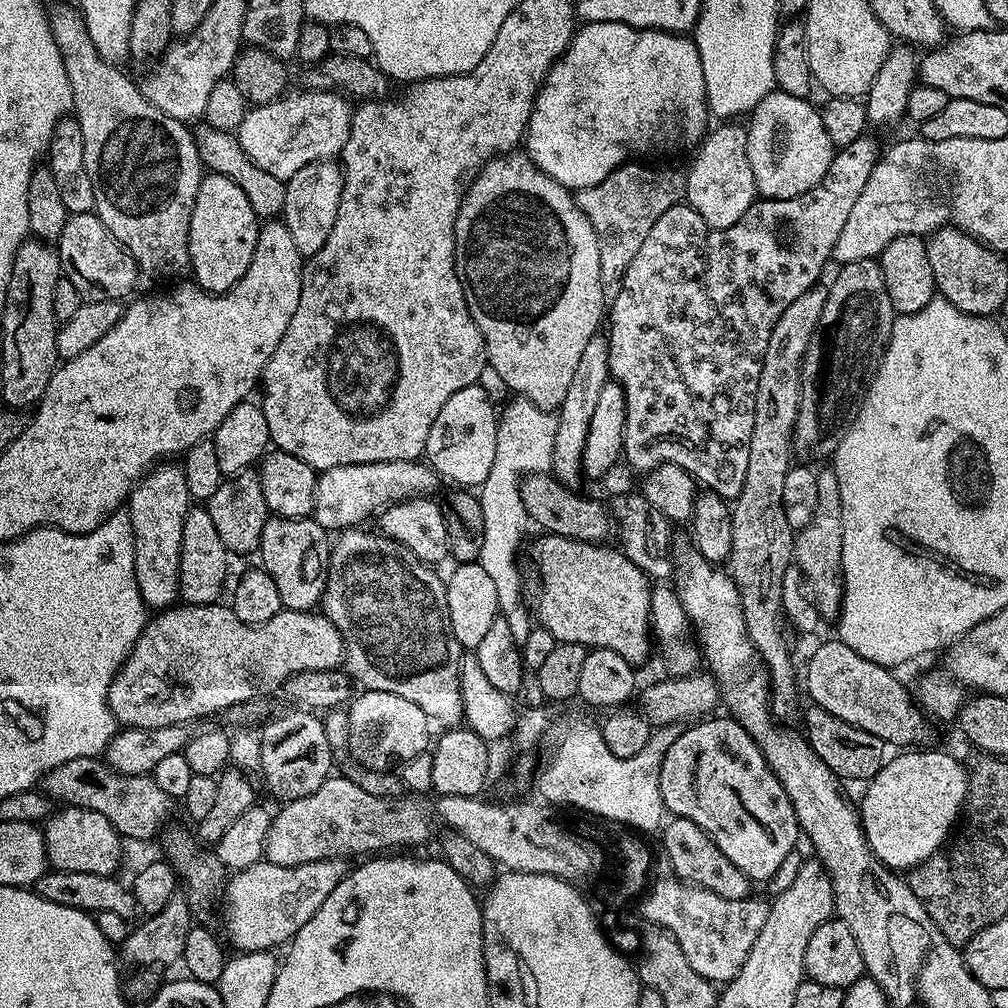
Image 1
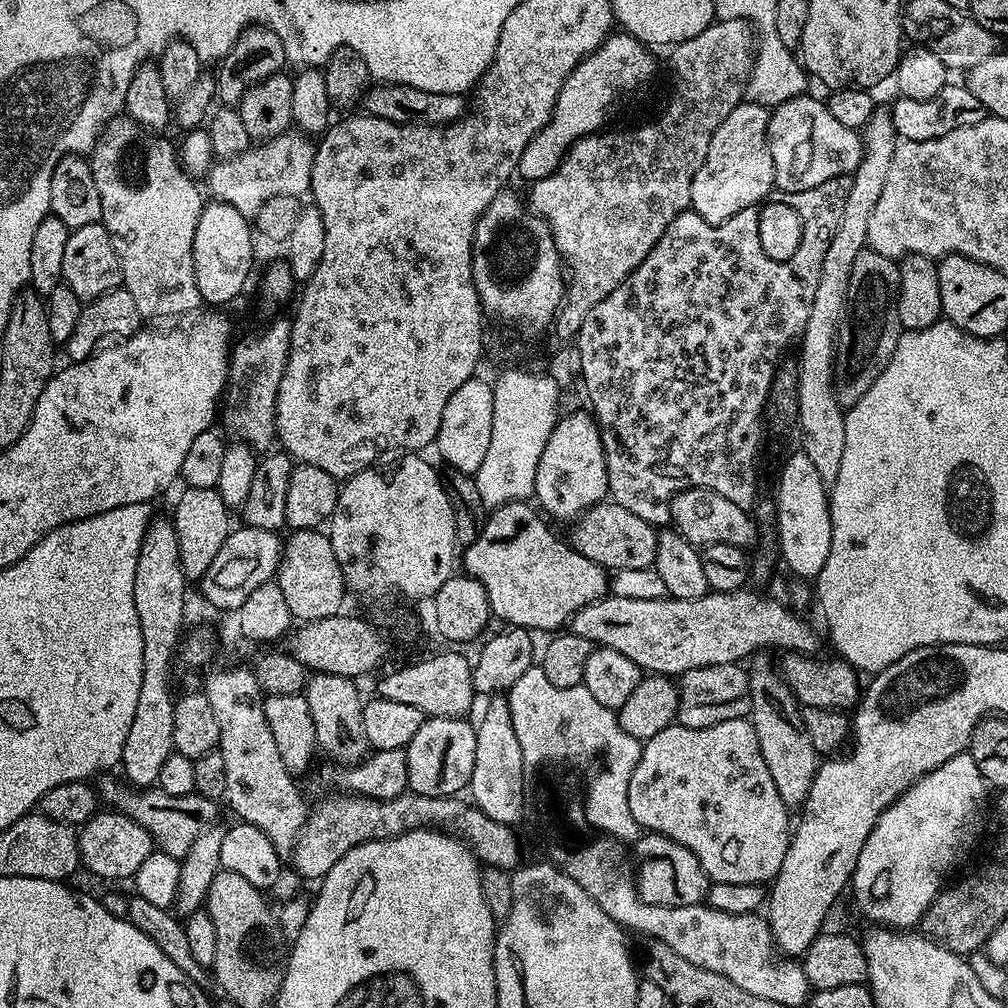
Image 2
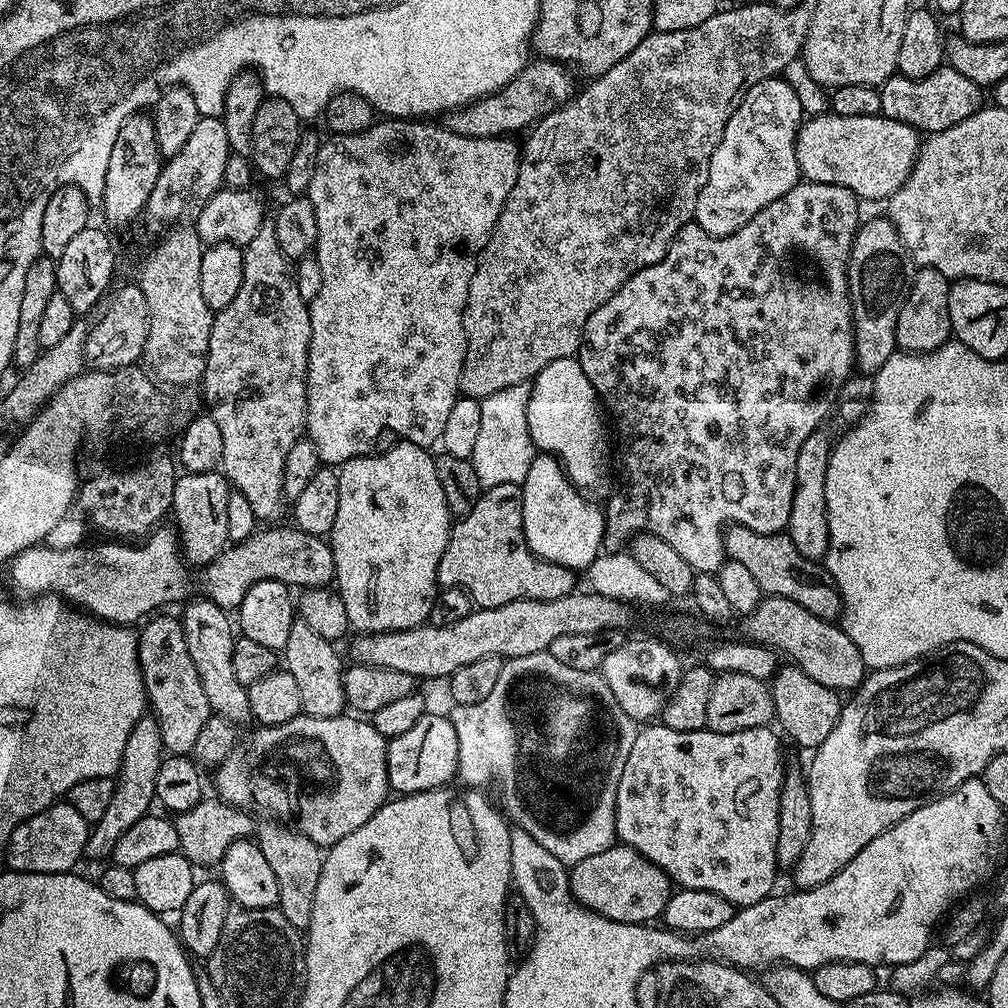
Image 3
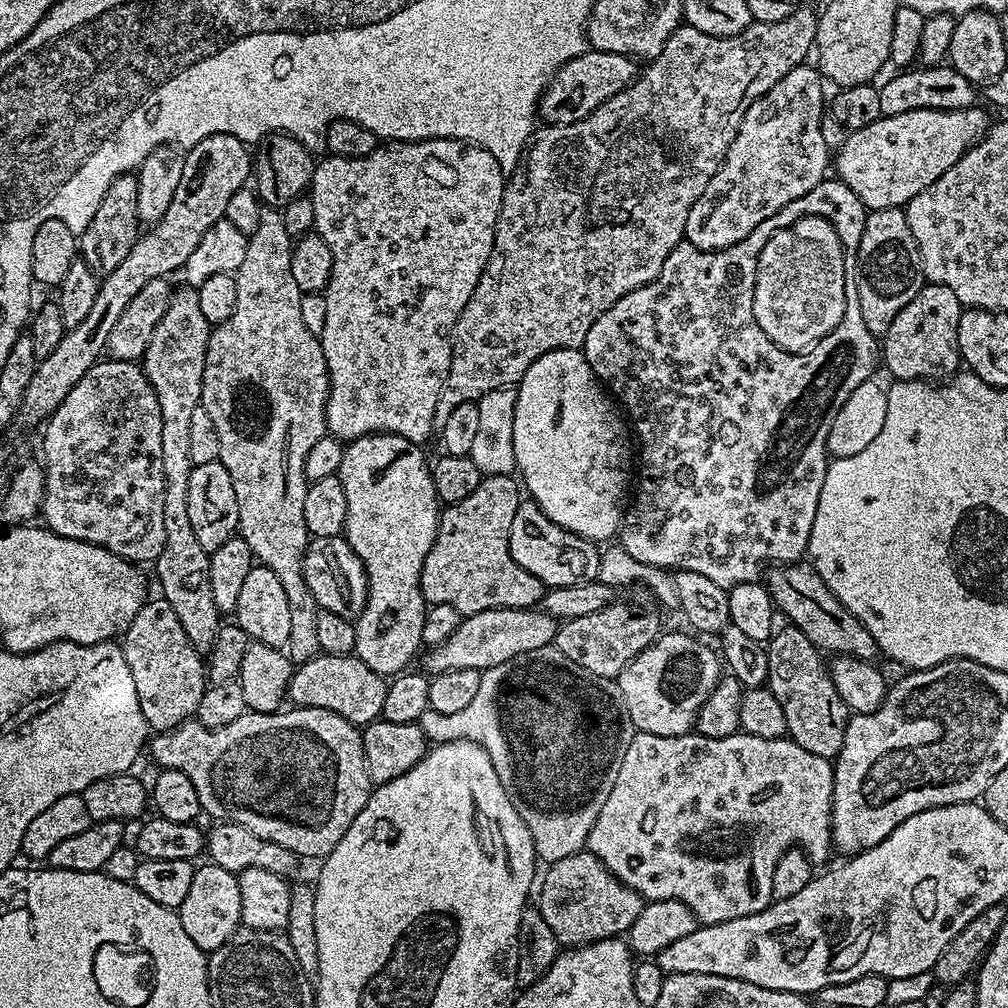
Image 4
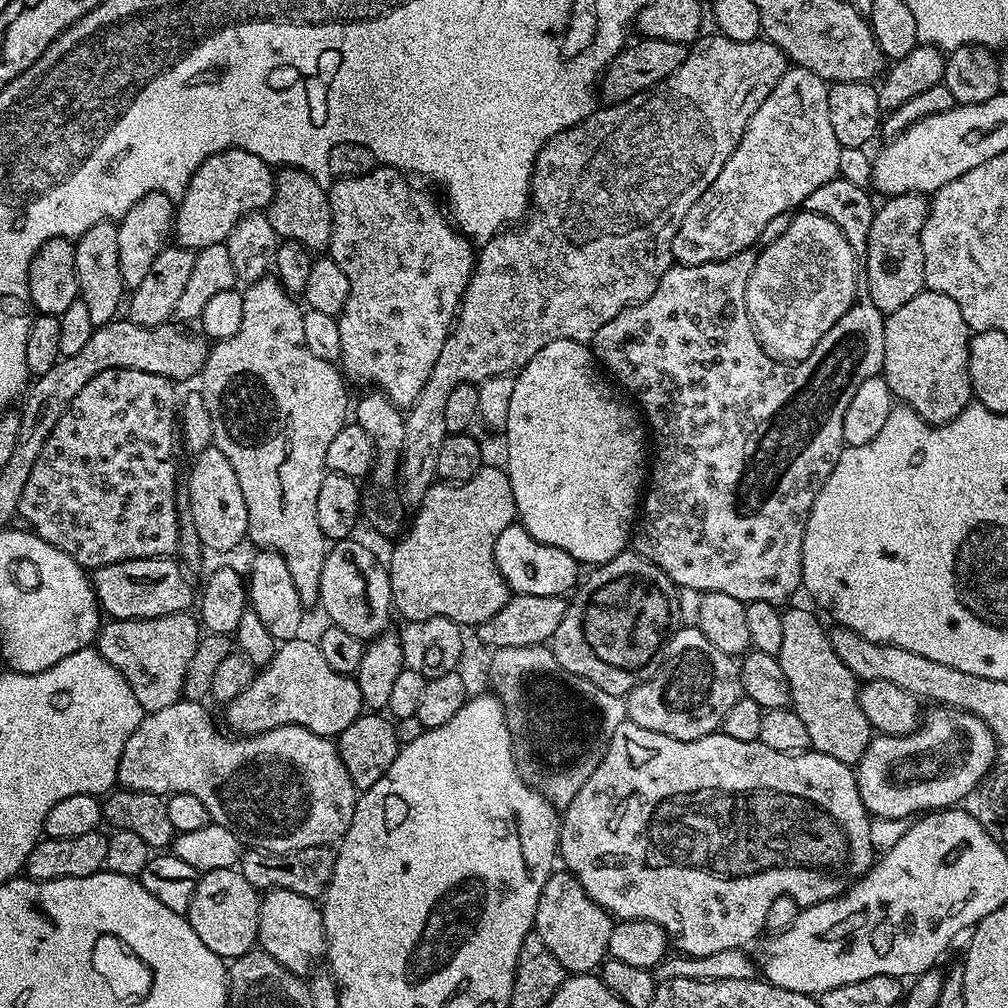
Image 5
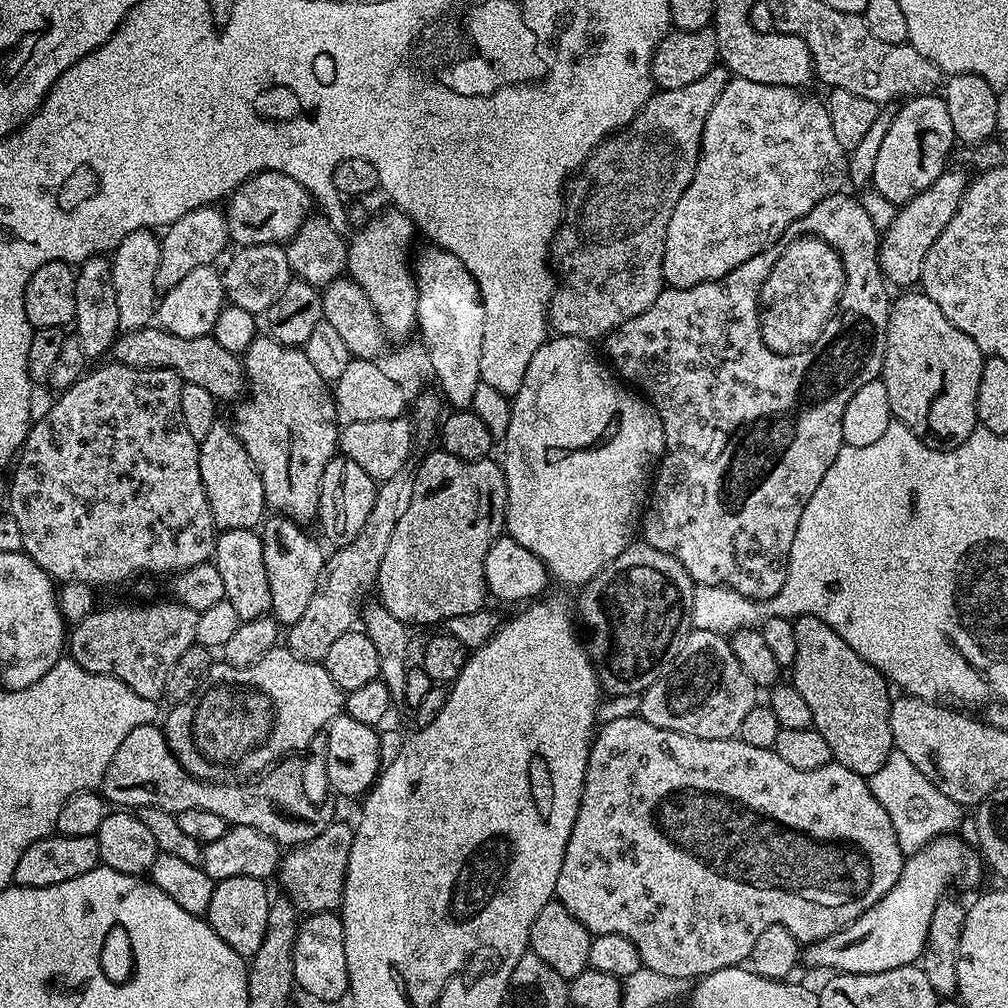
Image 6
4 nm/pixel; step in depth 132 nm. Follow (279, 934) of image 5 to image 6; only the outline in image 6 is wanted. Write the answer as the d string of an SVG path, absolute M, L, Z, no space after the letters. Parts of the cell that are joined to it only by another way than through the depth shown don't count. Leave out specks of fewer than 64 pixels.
M314 912L305 915L296 929L292 951L295 987L316 1000L340 1000L349 995L346 970L344 927L336 912Z

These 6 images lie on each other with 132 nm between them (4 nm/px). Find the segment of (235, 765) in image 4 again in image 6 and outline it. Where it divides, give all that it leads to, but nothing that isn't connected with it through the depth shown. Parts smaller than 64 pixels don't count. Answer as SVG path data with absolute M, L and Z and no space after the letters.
M155 723L134 726L130 734L126 734L122 746L110 758L110 766L106 766L106 774L102 778L99 791L109 805L120 810L139 810L141 808L161 808L167 812L177 813L182 810L211 810L226 818L228 825L250 826L276 841L281 846L305 844L307 840L318 838L328 824L333 823L332 808L328 804L312 804L310 797L304 793L304 776L295 764L295 759L285 758L272 765L255 782L209 782L192 776L174 758L170 746L164 737L163 727Z

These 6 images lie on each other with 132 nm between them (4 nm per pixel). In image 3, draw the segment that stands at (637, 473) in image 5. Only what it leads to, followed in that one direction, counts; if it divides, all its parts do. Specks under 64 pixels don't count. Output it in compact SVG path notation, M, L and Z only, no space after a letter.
M567 356L550 362L530 384L532 393L528 399L526 410L526 426L530 426L530 438L533 445L541 453L555 454L564 466L568 479L581 490L588 488L604 488L608 484L608 459L612 452L608 449L610 428L604 425L605 413L602 411L602 401L597 396L594 386L590 386L590 378L586 378L586 370L582 370L579 359Z

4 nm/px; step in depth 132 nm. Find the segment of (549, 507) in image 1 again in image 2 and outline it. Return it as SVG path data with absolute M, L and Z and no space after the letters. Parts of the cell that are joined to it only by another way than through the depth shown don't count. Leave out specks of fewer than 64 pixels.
M611 502L595 504L587 508L575 521L570 543L575 552L590 558L598 566L613 573L622 570L642 570L652 568L656 563L656 541L658 532L653 525L646 523L638 514L630 514L626 506Z

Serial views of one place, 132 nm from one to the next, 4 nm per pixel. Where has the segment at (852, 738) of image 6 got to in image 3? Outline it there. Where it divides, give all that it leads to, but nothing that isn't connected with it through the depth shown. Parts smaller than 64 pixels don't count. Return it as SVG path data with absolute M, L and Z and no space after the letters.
M788 662L785 665L785 668L784 665L777 667L776 675L770 681L776 711L775 723L784 727L783 735L788 735L798 747L815 750L822 742L826 742L830 730L834 730L838 722L842 707L841 697L832 688L822 686L822 682L814 682L810 674L806 674L795 664Z

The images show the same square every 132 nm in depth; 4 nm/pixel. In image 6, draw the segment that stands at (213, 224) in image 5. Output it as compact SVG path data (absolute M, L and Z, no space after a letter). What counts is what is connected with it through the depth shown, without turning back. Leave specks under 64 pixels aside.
M259 172L227 197L228 235L233 245L245 248L258 244L287 245L298 234L314 208L312 196L294 178L277 172Z

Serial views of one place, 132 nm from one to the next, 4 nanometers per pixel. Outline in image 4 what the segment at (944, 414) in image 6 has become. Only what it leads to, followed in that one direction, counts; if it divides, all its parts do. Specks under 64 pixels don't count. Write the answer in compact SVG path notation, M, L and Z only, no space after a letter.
M925 283L924 287L898 310L890 330L882 338L882 364L896 380L940 382L961 367L958 350L958 322L962 306L950 286Z

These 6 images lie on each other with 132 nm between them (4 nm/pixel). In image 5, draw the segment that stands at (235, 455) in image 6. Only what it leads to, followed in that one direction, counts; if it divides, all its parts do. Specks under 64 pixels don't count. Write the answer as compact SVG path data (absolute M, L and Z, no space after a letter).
M215 446L195 453L192 473L188 476L188 507L186 511L192 516L194 530L198 530L198 538L205 549L212 552L232 552L240 543L245 543L248 535L248 519L246 518L246 502L242 498L242 486L238 486L238 477L234 475L234 466L226 459L226 454Z

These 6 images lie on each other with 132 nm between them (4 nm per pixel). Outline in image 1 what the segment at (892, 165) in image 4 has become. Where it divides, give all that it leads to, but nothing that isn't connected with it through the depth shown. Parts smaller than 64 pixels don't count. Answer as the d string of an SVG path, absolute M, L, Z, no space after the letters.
M773 90L750 113L746 154L754 172L754 186L763 199L798 198L798 194L806 194L806 190L818 186L830 170L834 146L830 134L826 134L826 126L822 126L817 105L808 103L812 102L803 96Z

